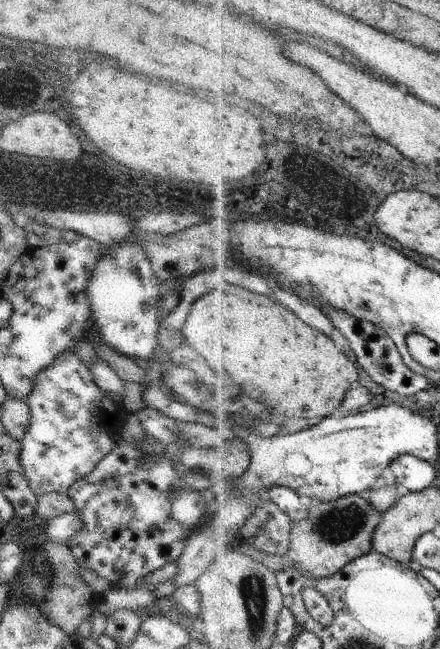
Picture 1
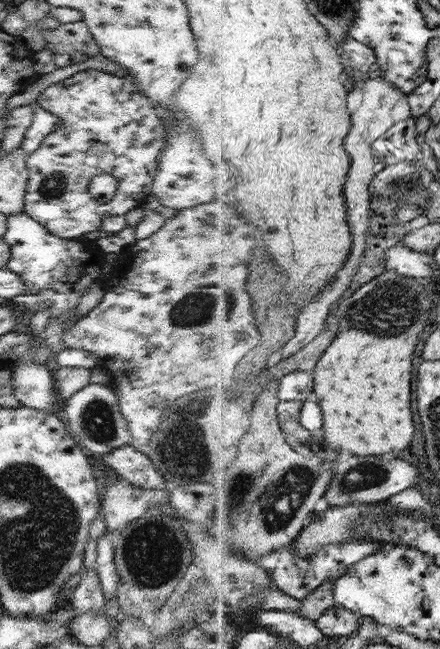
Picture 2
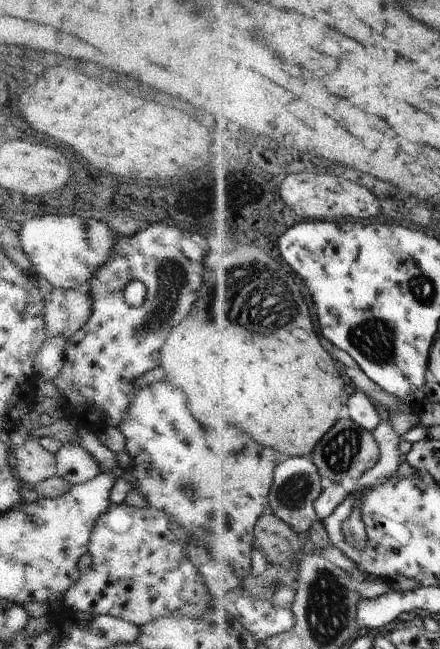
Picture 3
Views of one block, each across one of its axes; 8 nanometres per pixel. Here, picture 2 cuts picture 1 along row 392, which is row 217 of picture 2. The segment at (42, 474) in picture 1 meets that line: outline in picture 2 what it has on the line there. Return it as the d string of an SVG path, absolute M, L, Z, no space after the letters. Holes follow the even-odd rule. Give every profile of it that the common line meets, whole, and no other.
M95 69L79 71L65 80L61 80L60 82L56 82L51 84L49 87L46 87L40 94L36 103L40 108L44 108L44 110L51 112L56 116L56 118L59 118L61 120L61 124L59 124L59 127L54 132L51 132L46 136L46 138L44 138L40 147L38 147L33 153L27 155L29 181L24 197L24 211L28 216L30 216L30 218L33 218L36 222L45 226L52 234L55 234L60 238L78 239L87 232L94 232L94 230L99 231L101 229L102 218L104 218L104 216L108 216L109 214L122 216L129 210L131 211L133 208L142 206L152 193L153 180L159 167L158 161L163 148L167 145L167 131L163 121L159 117L159 111L152 105L152 101L150 101L148 97L144 97L142 90L139 89L139 86L131 77L116 77L110 73ZM103 172L108 172L114 176L118 181L118 184L117 191L115 192L113 199L110 202L100 204L91 198L89 194L89 182L94 178L94 176L98 176Z

